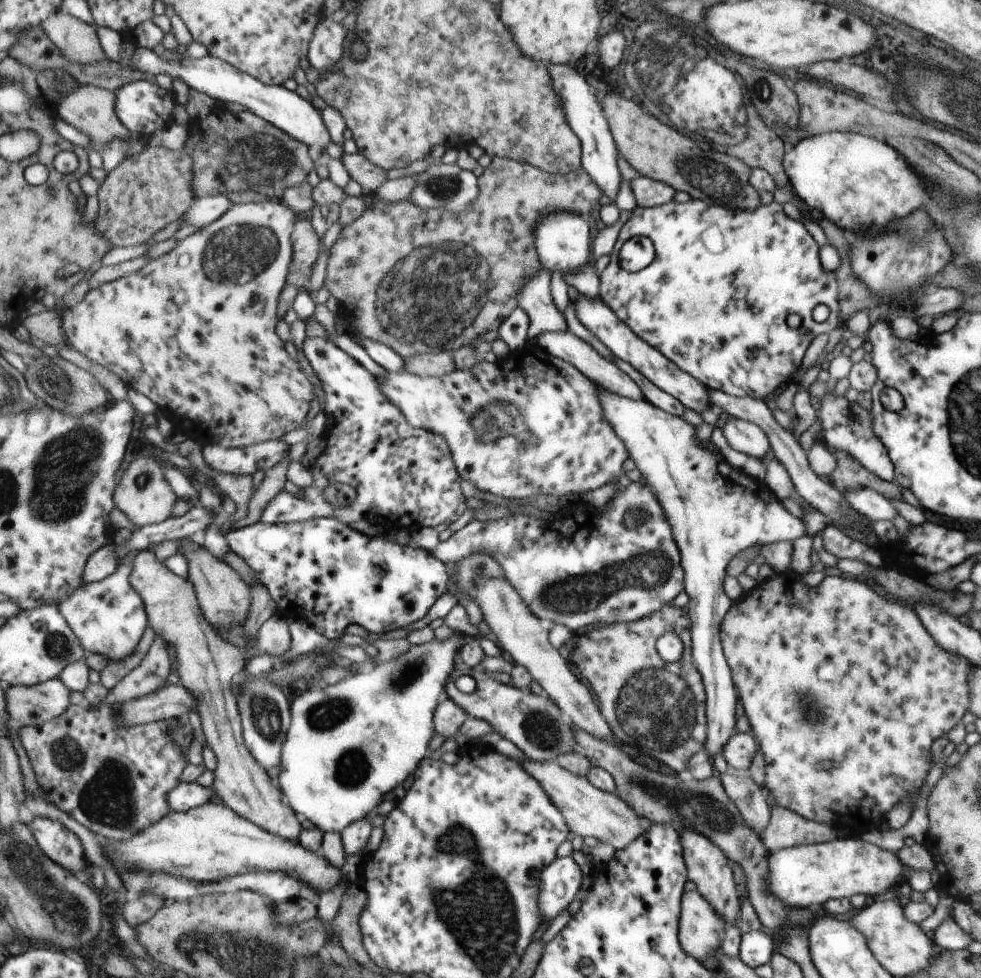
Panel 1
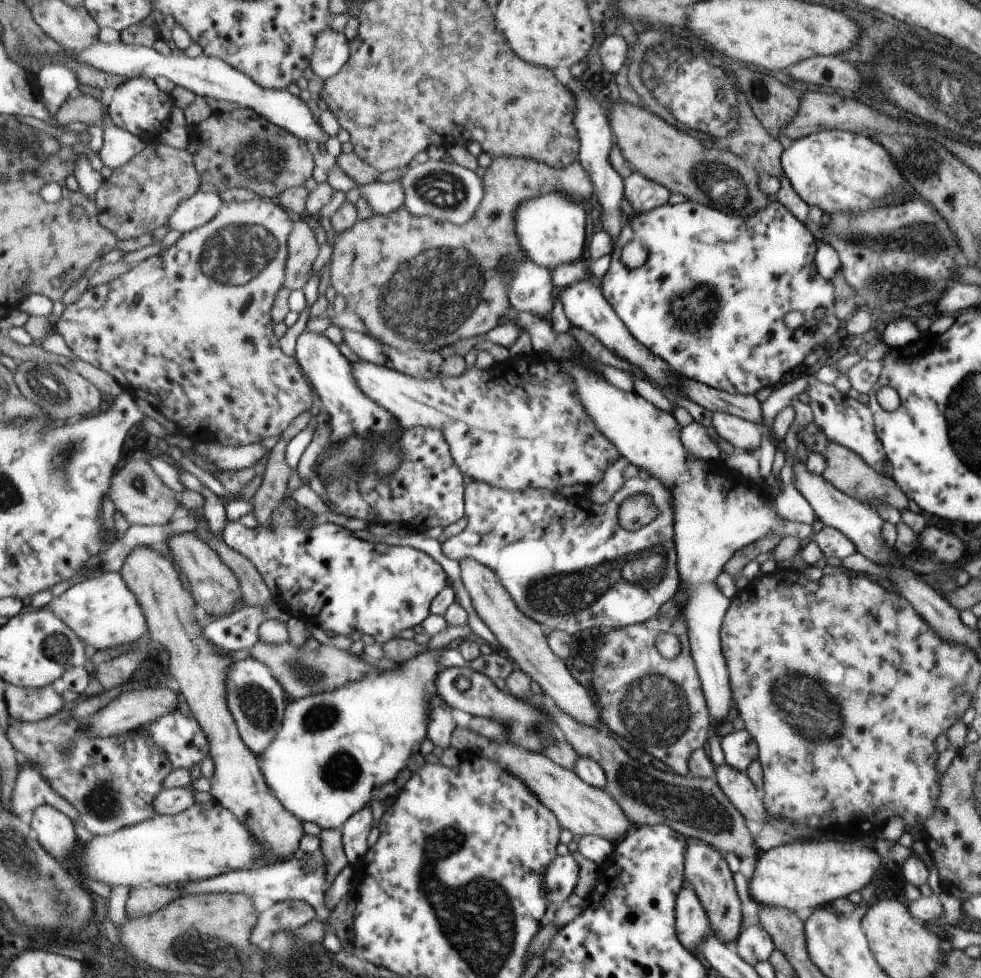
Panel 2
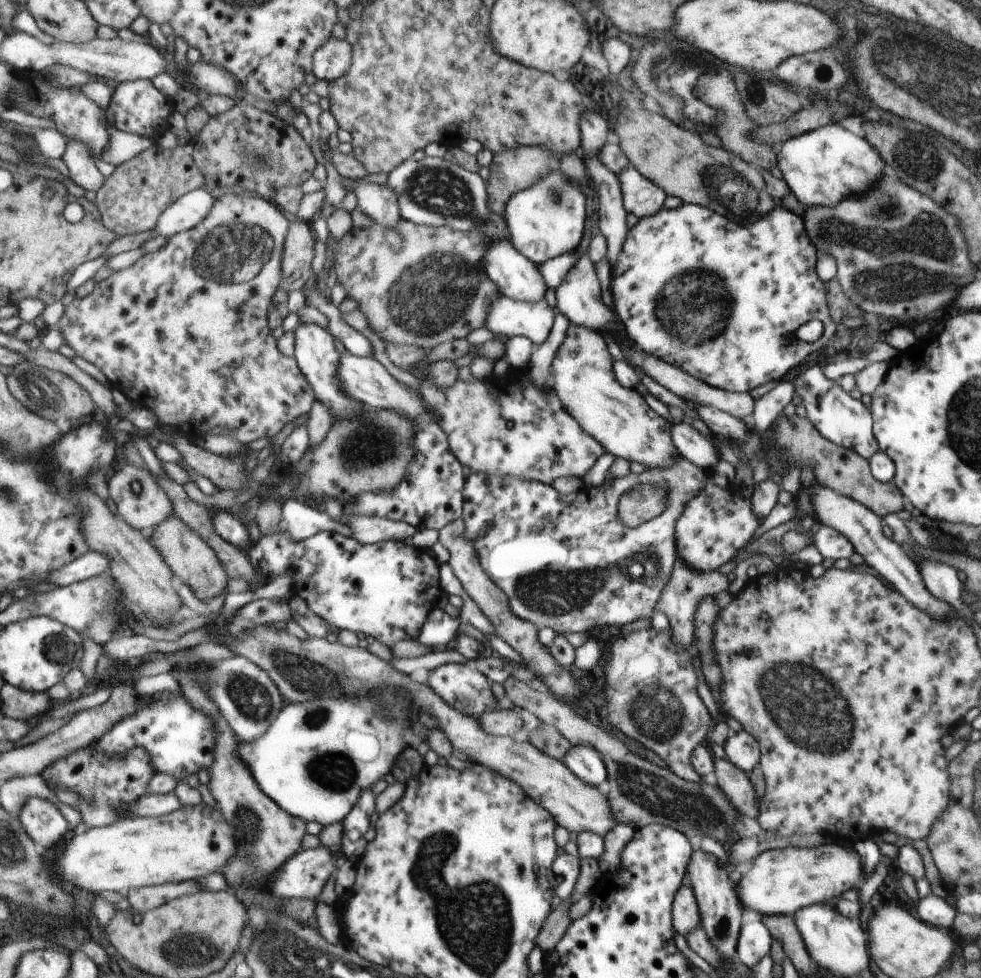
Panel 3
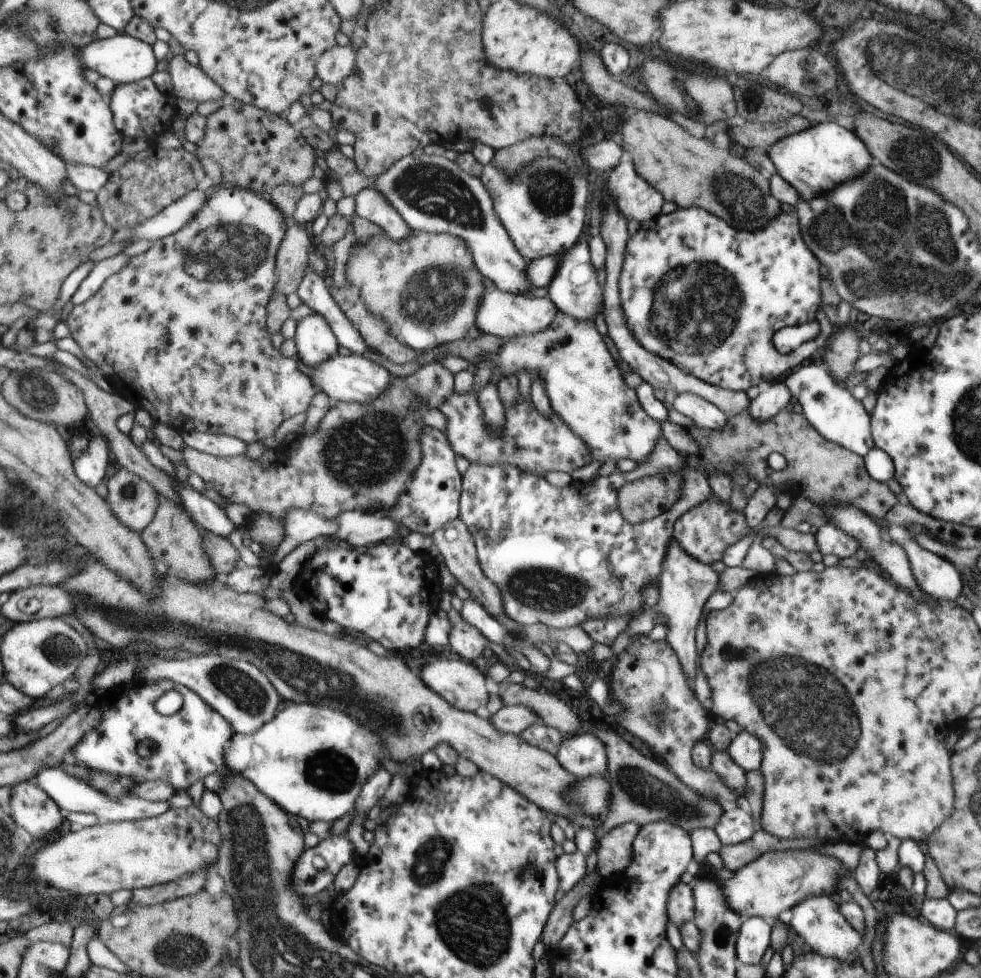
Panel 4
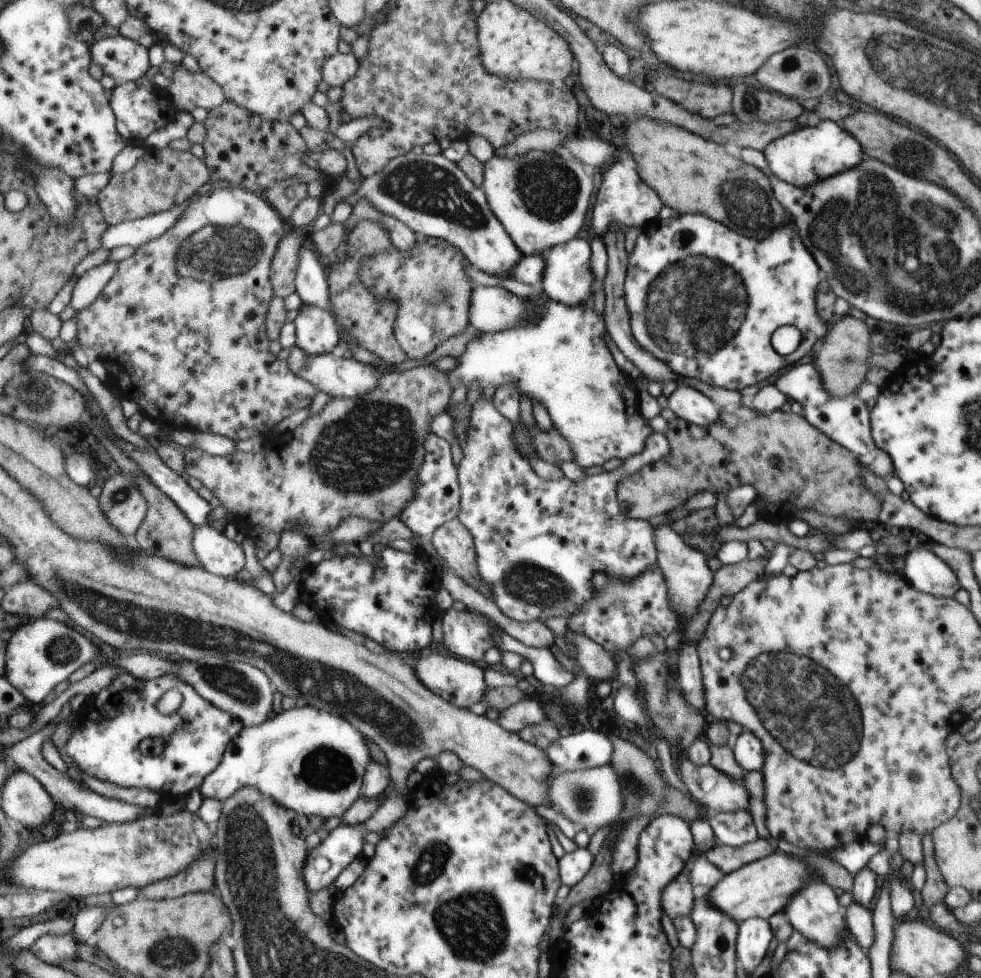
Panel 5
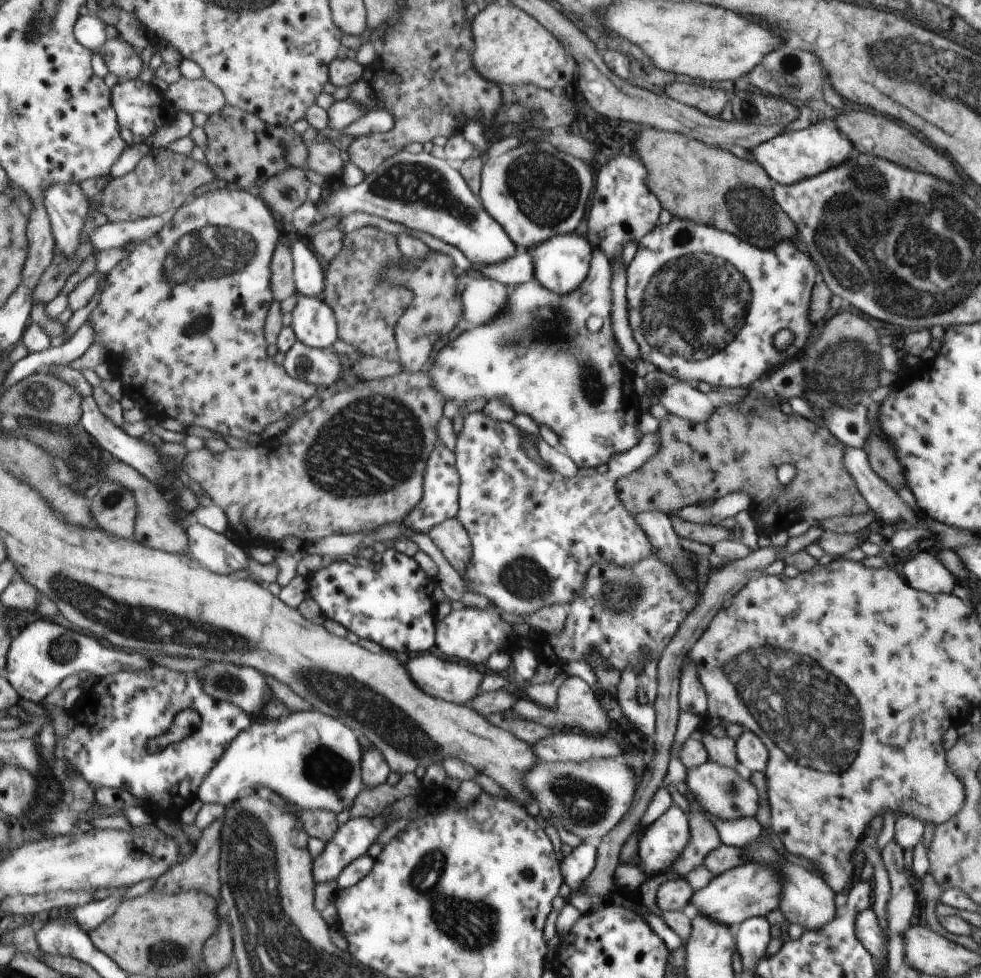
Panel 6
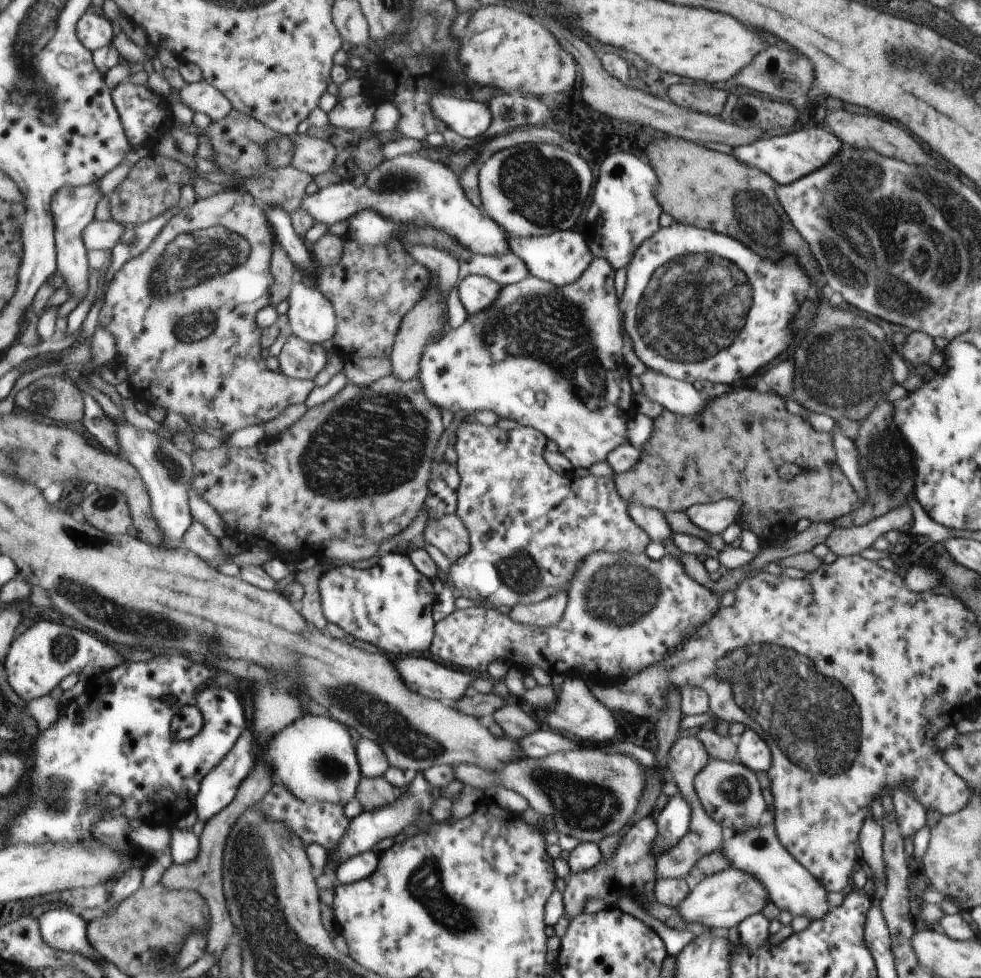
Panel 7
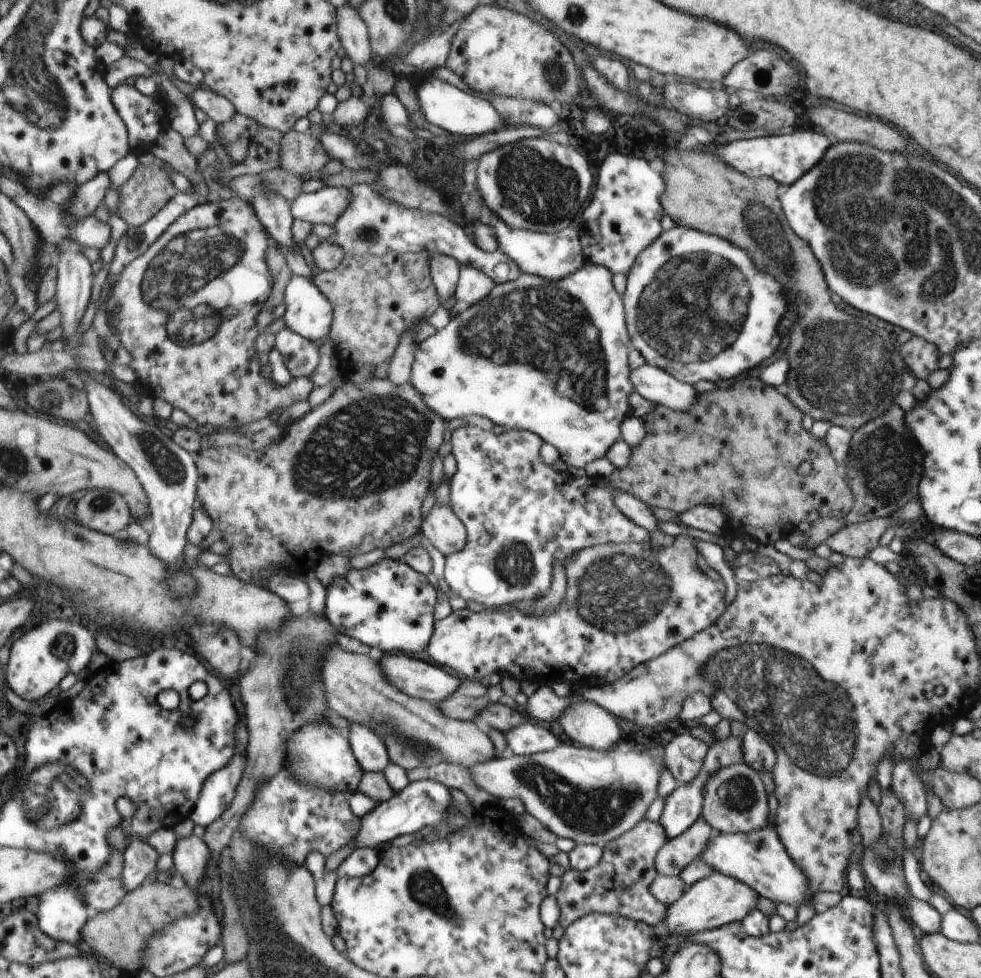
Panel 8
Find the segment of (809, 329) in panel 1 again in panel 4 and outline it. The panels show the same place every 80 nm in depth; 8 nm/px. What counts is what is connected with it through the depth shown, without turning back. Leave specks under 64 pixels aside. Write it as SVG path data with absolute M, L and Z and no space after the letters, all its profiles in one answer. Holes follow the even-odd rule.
M679 207L673 212L660 214L651 222L640 222L638 230L626 240L622 255L618 296L633 340L647 352L668 360L681 372L713 386L745 393L747 388L757 386L759 382L775 382L777 376L799 366L815 350L825 347L833 332L833 326L821 308L820 261L805 244L796 214L787 208L781 210L776 218L771 218L764 228L755 232L739 232L709 211ZM809 321L819 323L820 331L814 339L799 344L791 352L777 352L771 340L774 332ZM649 322L657 336L673 336L677 340L679 346L673 350L689 348L689 354L681 356L667 348L649 332Z

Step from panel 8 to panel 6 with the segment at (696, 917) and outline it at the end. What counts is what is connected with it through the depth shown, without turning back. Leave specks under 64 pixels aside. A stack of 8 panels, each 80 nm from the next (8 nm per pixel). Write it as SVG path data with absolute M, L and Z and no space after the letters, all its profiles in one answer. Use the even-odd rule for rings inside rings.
M747 862L745 865L731 868L709 880L707 886L692 892L689 902L694 906L696 914L703 914L715 922L735 928L752 917L765 917L767 912L780 906L781 876L773 872L773 868L761 868L759 864Z

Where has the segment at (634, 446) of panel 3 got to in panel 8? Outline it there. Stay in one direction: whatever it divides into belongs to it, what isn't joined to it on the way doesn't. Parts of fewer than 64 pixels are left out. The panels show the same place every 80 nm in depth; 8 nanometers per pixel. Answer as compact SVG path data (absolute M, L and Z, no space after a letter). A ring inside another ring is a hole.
M585 262L580 270L569 274L561 280L548 280L527 273L520 273L515 280L505 283L497 283L491 288L491 292L469 307L459 307L451 316L450 322L443 329L438 330L433 336L421 342L416 348L416 362L413 364L411 384L417 388L417 392L423 396L424 403L439 414L447 422L462 423L467 417L477 415L485 417L493 425L502 426L508 430L527 430L537 434L558 452L558 456L565 462L567 468L574 470L584 467L597 458L602 458L608 450L620 439L619 424L623 421L623 414L627 408L629 392L634 390L631 380L627 380L627 342L631 342L623 318L623 306L621 298L613 290L612 272L595 263Z

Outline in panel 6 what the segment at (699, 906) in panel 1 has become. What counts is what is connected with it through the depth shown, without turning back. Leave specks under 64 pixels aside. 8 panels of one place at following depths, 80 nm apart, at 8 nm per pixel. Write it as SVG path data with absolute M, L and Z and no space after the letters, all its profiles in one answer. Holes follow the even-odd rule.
M670 877L655 894L655 904L661 911L683 911L691 899L692 889L684 877Z

